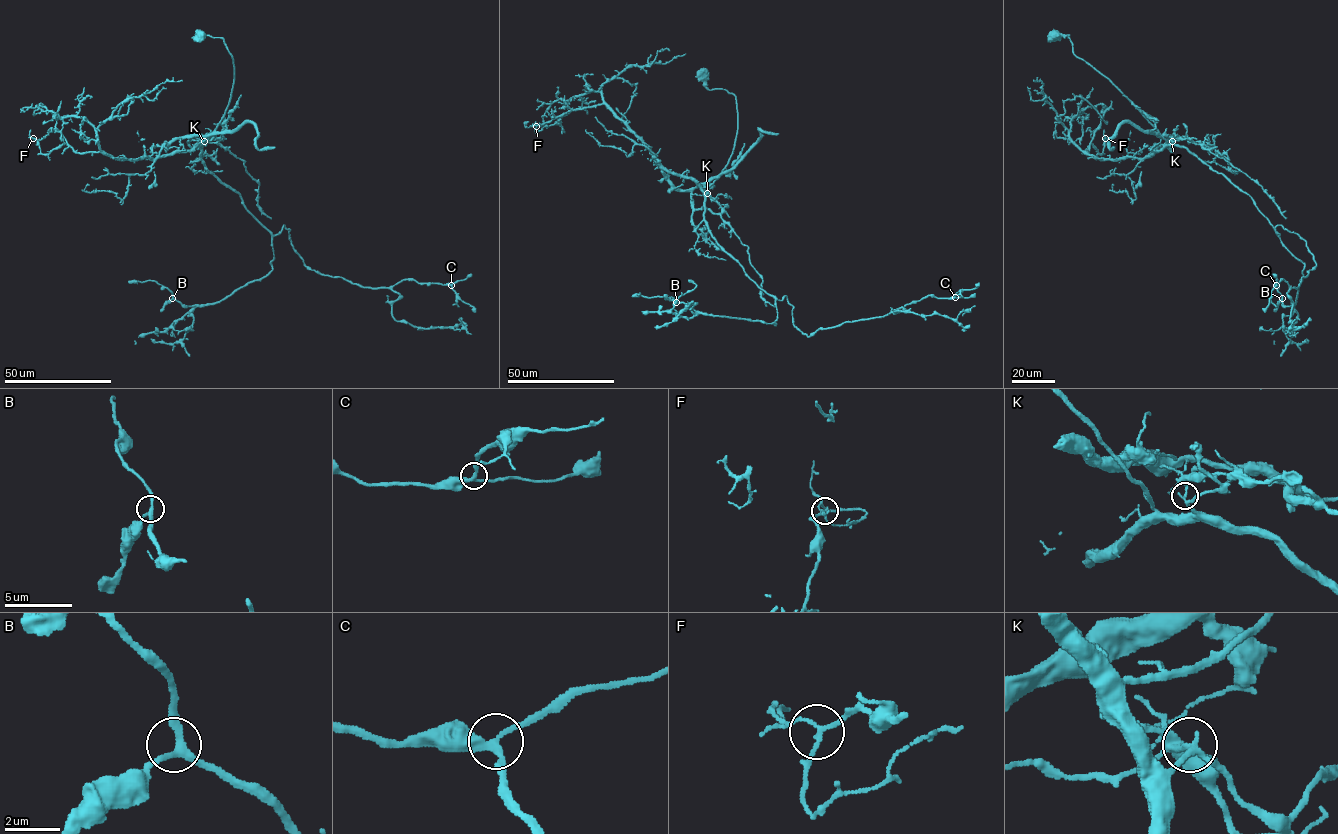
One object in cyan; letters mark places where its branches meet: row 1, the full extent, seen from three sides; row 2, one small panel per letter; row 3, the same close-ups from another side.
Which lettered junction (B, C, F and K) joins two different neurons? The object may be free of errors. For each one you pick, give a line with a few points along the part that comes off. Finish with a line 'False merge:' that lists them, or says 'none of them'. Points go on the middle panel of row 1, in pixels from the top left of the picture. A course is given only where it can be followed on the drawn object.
K: course (707, 192), (721, 208), (721, 213), (695, 210), (691, 191), (727, 172), (758, 141), (760, 129), (778, 133)
False merge: K

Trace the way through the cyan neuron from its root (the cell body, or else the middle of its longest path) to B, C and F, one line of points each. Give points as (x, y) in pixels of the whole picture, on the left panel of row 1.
B: (200, 34), (221, 38), (234, 66), (200, 159), (269, 231), (274, 259), (219, 301), (172, 298)
C: (200, 34), (221, 38), (234, 66), (200, 159), (259, 221), (284, 225), (324, 275), (451, 285)
F: (200, 34), (223, 40), (234, 83), (216, 129), (192, 150), (117, 159), (63, 144), (43, 154), (33, 138)

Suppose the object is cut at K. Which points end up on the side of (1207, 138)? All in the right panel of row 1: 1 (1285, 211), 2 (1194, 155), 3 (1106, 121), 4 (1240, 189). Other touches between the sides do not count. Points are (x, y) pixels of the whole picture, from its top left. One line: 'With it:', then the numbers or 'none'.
With it: 1

